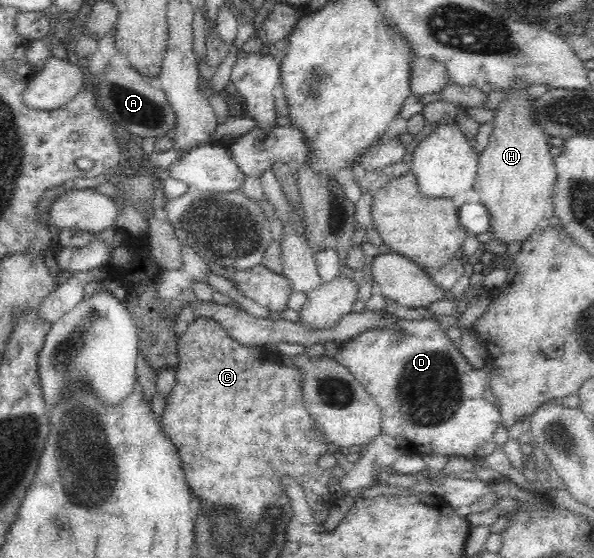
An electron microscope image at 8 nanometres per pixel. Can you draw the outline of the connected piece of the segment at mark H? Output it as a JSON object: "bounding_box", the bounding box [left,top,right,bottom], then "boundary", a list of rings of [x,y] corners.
{"bounding_box":[474,84,556,248],"boundary":[[[516,84],[511,88],[512,98],[502,102],[496,108],[496,118],[492,122],[494,131],[490,136],[490,142],[485,150],[479,153],[479,169],[477,170],[474,190],[479,194],[479,202],[488,210],[490,222],[490,236],[508,248],[510,245],[525,243],[532,233],[540,228],[541,223],[556,218],[556,209],[553,203],[553,188],[556,184],[556,167],[554,159],[550,155],[551,144],[549,135],[545,134],[540,127],[536,127],[531,116],[533,101],[527,98],[525,84]]]}

